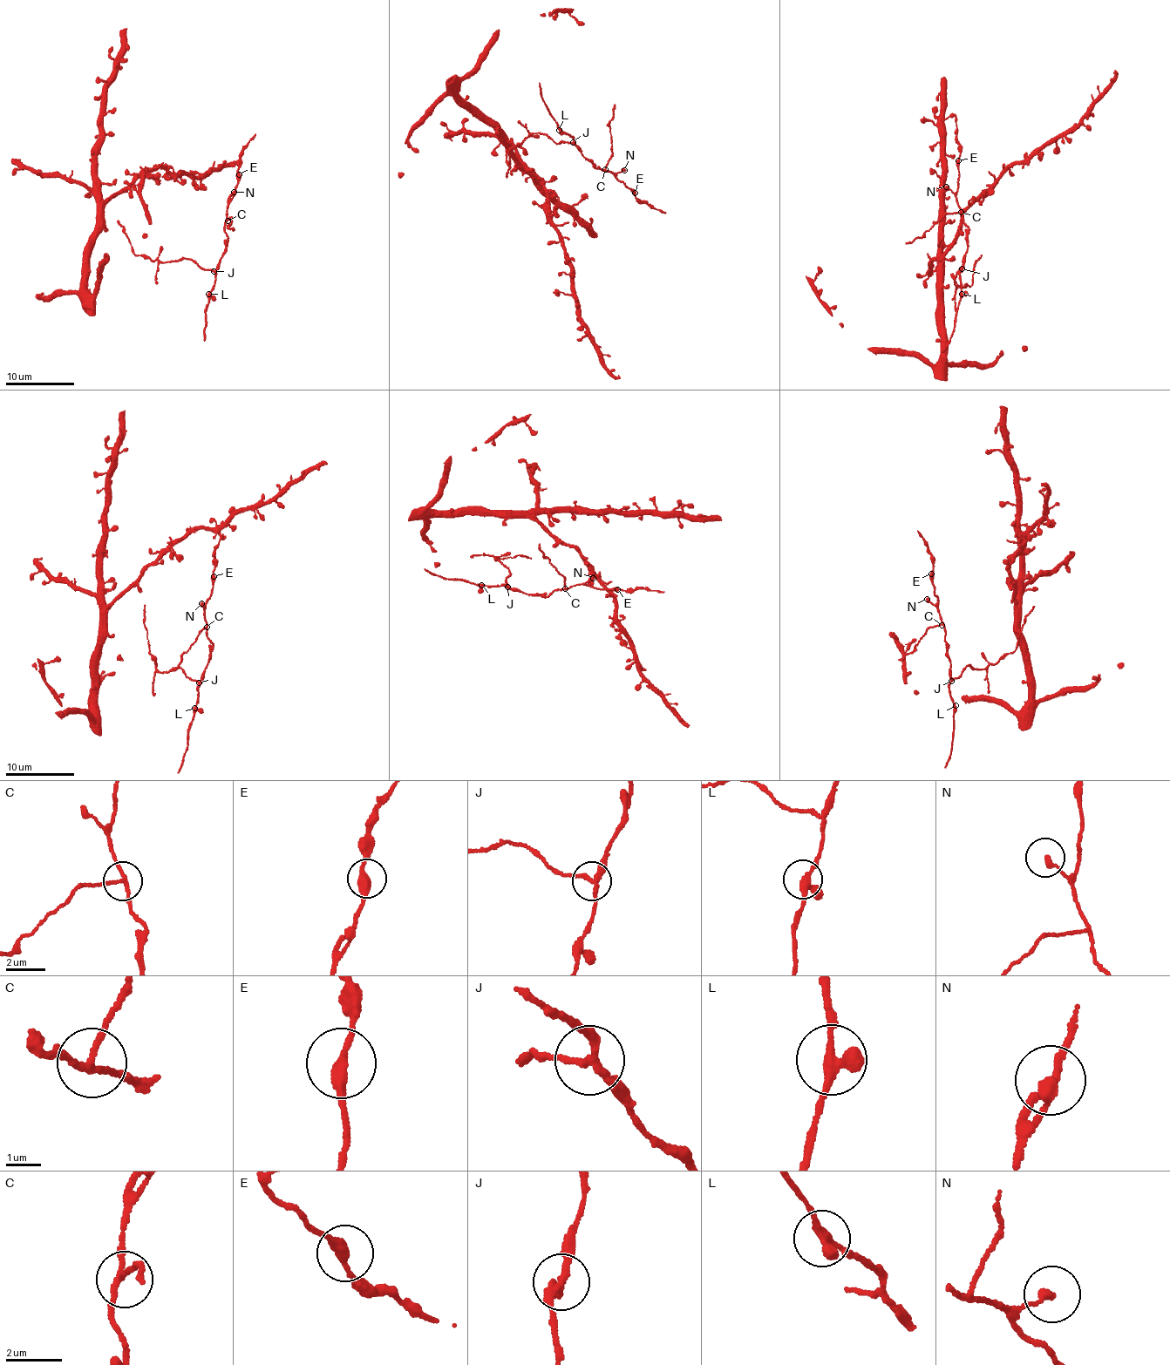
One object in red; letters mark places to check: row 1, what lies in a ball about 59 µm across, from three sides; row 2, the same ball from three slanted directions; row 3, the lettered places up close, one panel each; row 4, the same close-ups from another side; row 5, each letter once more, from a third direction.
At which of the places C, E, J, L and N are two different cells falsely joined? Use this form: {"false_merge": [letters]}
{"false_merge": ["C", "J"]}

